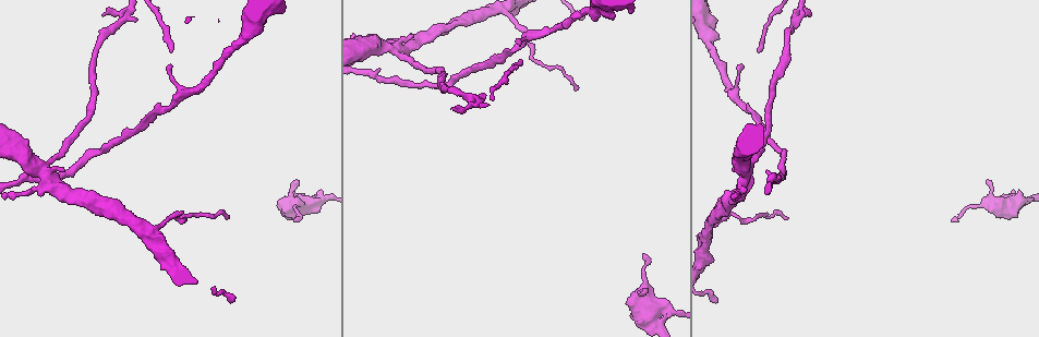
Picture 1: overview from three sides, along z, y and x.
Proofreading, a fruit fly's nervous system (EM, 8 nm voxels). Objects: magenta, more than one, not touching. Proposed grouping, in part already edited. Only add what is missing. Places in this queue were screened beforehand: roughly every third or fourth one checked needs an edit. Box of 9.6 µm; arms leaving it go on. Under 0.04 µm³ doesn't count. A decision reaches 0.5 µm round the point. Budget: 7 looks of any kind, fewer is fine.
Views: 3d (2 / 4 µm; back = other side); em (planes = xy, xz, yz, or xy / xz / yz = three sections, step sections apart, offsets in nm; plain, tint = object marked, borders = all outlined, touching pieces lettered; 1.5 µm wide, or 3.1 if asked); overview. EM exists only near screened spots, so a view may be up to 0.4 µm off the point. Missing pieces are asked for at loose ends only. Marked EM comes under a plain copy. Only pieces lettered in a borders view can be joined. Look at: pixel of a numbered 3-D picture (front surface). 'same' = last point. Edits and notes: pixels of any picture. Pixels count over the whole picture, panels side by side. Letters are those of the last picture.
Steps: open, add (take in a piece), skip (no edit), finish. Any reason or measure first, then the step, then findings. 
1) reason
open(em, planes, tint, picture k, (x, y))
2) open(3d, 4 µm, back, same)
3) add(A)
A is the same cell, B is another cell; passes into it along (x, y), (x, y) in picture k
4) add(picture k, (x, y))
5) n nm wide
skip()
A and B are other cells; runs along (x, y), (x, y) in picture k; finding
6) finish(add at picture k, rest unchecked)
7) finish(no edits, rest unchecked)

tapers out
open(em, planes, tint, picture 1, (739, 64))

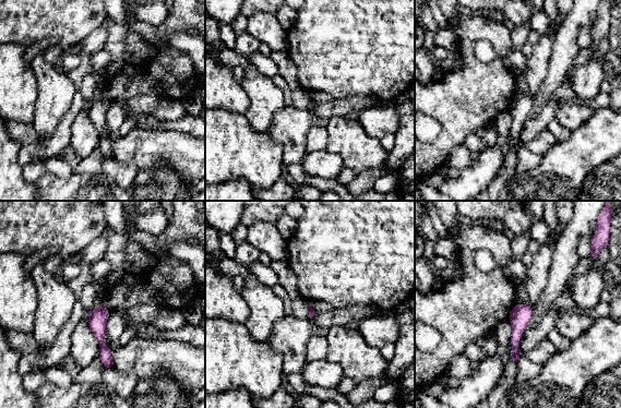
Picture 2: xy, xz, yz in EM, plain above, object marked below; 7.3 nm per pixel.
what lies round it
open(em, planes, borders, same)

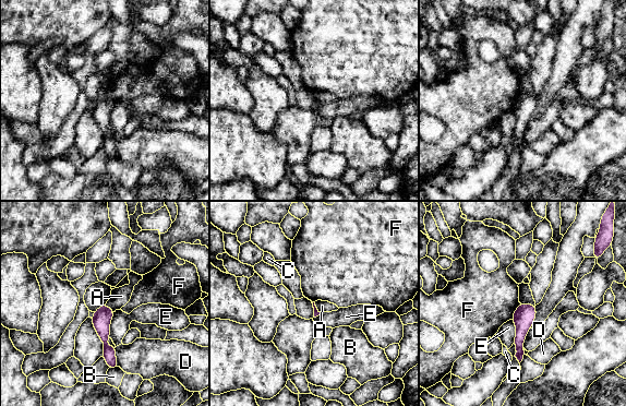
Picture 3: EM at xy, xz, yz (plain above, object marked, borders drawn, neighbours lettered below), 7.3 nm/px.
skip()
A, B, C, D, E and F are other cells; border along (105, 303), (115, 311) in picture 3; none of them fits

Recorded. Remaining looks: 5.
tapers out
open(em, planes, borders, picture 1, (807, 13))

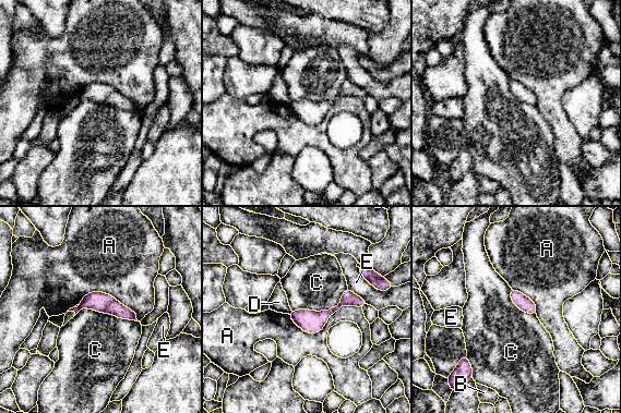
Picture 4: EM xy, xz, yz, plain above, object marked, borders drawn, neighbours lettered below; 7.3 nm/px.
A touches over 550 nm
skip()
A, B, C, D and E are other cells; no lettered piece goes on from it

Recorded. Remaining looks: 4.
free end
open(em, planes, borders, picture 1, (296, 182))

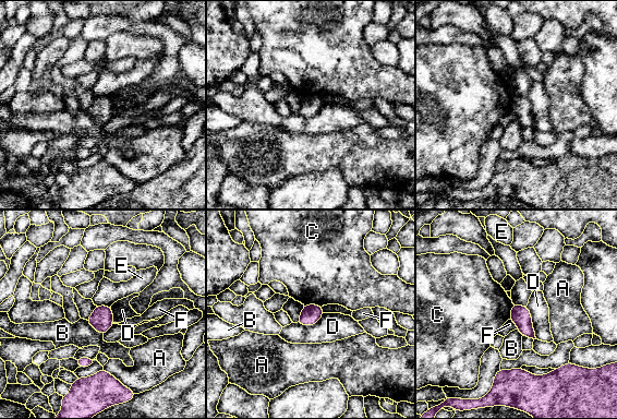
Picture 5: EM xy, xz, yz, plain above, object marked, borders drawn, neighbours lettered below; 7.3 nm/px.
D touches over 260 nm
skip()
A, B, C, D, E and F are other cells; border along (85, 320), (103, 335) in picture 5; no lettered piece goes on from it

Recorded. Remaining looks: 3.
finish(no edits, rest unchecked)

